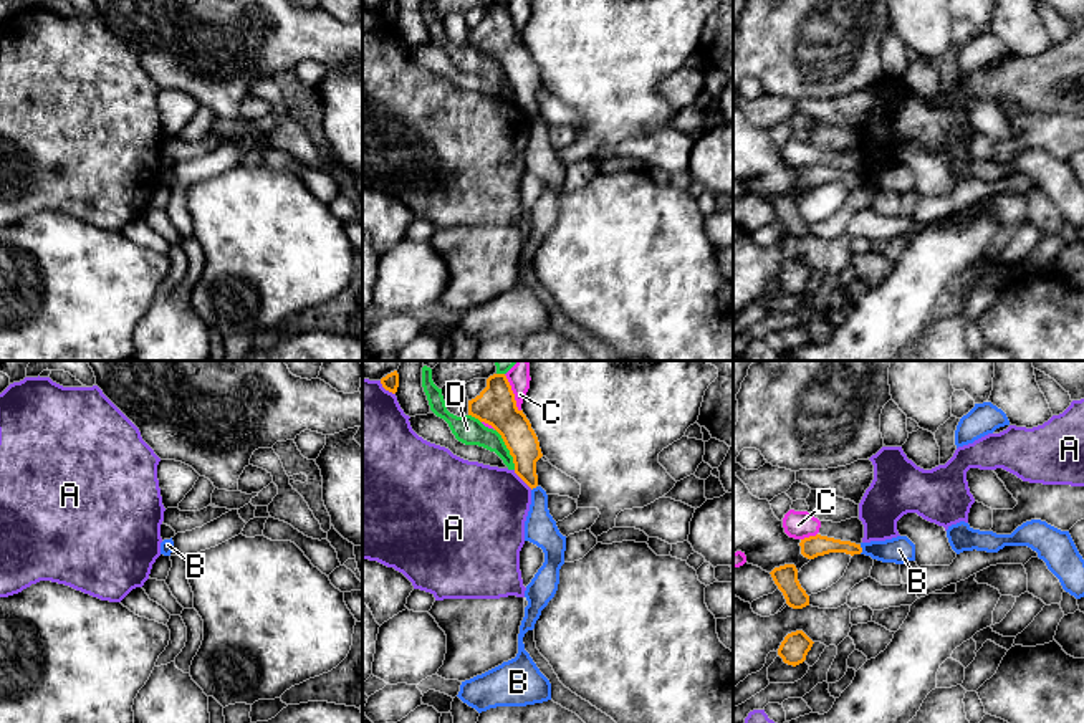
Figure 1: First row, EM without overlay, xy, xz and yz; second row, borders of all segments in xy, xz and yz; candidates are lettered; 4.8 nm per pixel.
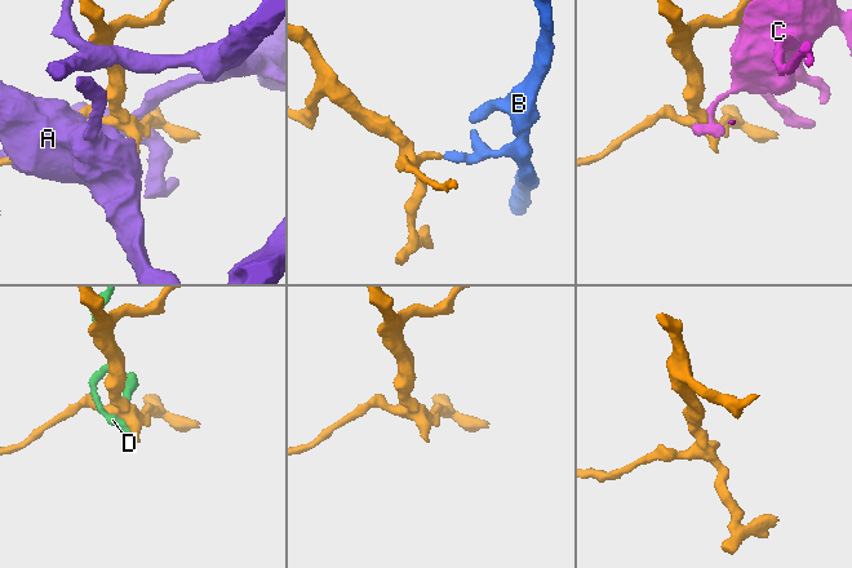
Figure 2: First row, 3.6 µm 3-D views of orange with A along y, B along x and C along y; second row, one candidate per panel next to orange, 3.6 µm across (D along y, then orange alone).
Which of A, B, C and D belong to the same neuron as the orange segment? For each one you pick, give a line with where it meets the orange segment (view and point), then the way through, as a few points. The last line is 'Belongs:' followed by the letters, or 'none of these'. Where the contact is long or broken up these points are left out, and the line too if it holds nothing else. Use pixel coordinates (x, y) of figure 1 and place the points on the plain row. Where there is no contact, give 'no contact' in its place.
Belongs: none of these

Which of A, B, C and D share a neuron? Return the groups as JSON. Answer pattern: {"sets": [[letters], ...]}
{"sets": [["A"], ["B"], ["C"], ["D"]]}

